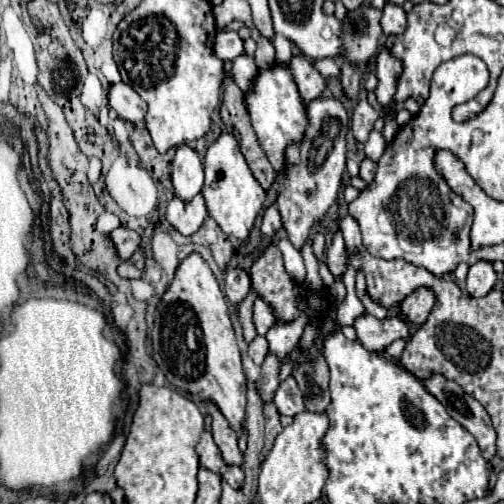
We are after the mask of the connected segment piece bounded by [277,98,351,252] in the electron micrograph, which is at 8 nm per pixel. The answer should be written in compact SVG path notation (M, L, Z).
M317 98L307 104L307 112L309 128L305 130L305 140L301 146L301 164L287 170L283 190L277 196L277 206L289 234L289 242L299 252L307 242L311 226L333 206L343 188L343 174L347 166L347 130L351 126L347 108L335 98Z

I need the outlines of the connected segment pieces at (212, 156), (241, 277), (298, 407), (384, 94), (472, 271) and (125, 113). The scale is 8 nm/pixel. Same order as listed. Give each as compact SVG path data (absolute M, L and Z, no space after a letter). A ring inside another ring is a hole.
M223 132L215 144L209 146L205 154L205 186L203 186L203 198L207 204L209 216L219 224L219 228L235 238L239 244L249 240L251 230L255 228L255 220L259 216L259 210L265 202L265 190L259 186L259 182L253 178L243 154L239 152L239 142L231 132Z
M237 268L237 270L225 272L225 296L229 298L229 302L235 308L249 294L249 290L251 290L251 280L249 280L249 274L245 270Z
M289 376L285 382L281 382L281 386L275 392L273 402L275 402L279 414L285 414L285 416L295 416L297 412L305 410L303 394L293 376Z
M381 48L375 58L375 76L379 78L379 84L375 88L377 100L381 106L387 106L393 102L395 90L397 90L397 80L403 72L403 62L395 58L389 48Z
M477 262L473 266L469 266L469 274L467 274L467 292L475 298L487 296L493 286L495 286L495 270L489 262Z
M119 82L113 84L109 90L109 106L117 112L119 118L131 122L131 124L143 124L147 114L147 104L129 88L127 84Z

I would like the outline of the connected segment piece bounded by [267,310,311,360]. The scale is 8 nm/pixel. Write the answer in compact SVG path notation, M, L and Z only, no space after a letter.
M301 310L299 318L293 320L293 322L287 322L287 324L281 324L281 326L273 326L269 332L267 332L267 342L269 342L269 350L273 354L279 356L279 360L283 360L299 342L301 334L303 334L303 328L309 324L309 312Z

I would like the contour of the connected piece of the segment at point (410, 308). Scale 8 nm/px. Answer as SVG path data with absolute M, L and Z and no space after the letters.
M421 286L401 302L401 312L403 312L405 320L409 320L409 324L419 326L419 324L423 324L427 320L433 306L435 306L433 290Z

